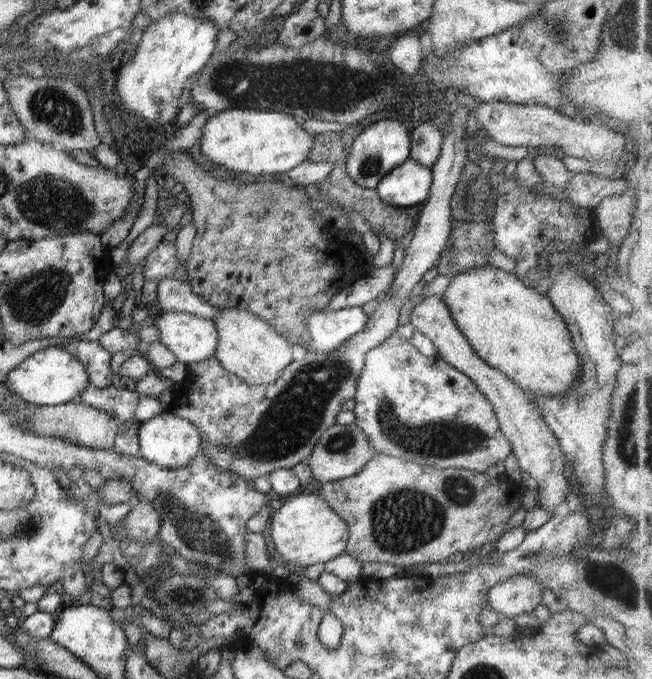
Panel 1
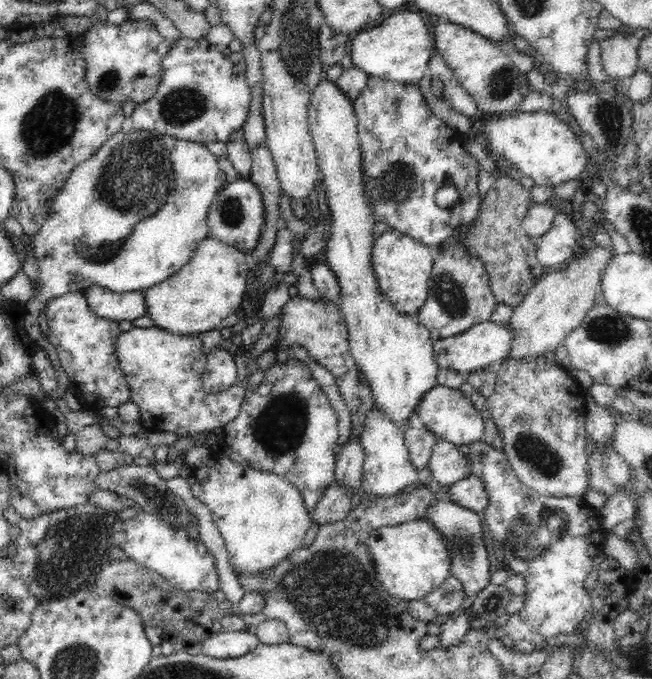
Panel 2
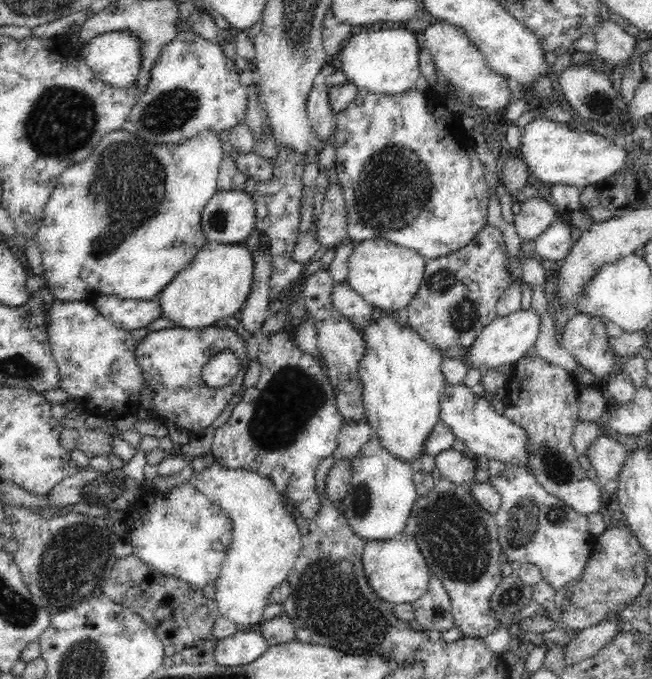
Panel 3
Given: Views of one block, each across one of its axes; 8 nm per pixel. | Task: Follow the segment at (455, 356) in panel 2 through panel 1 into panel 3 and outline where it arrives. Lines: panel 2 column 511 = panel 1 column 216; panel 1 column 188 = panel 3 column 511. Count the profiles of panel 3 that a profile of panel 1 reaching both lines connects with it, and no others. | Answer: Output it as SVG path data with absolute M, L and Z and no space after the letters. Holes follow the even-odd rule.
M529 308L527 311L519 309L508 316L495 318L482 332L479 332L474 342L466 347L466 360L464 365L470 369L496 369L503 365L516 364L534 346L540 332L540 317L538 313Z

